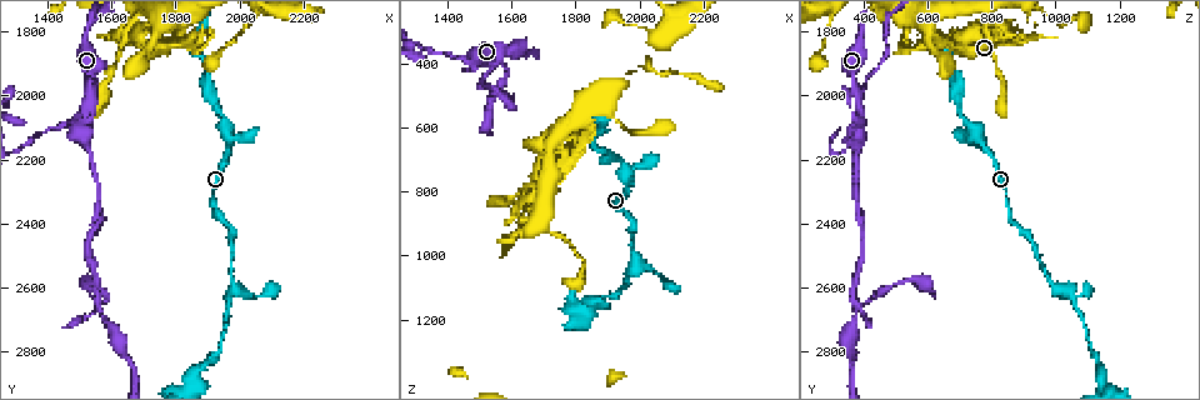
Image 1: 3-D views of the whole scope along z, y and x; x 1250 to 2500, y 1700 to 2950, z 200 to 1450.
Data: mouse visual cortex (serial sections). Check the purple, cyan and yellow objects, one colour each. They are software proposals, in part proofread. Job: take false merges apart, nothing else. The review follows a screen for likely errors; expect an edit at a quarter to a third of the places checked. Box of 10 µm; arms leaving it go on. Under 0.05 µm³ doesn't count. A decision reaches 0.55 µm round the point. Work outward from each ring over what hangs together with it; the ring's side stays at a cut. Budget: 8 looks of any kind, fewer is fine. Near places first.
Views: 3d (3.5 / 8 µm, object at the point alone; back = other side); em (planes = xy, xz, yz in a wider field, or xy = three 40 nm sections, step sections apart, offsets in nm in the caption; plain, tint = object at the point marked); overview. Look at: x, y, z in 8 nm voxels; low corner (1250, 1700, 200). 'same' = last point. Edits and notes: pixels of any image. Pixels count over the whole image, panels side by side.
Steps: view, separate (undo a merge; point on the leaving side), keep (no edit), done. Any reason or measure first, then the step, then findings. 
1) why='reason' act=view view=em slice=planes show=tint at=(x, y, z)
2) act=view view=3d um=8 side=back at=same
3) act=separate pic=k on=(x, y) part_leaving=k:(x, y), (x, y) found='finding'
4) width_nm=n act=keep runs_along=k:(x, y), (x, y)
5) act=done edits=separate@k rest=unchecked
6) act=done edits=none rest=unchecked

why='thick turns thin' act=view view=3d um=3.5 at=(1730, 1840, 620)

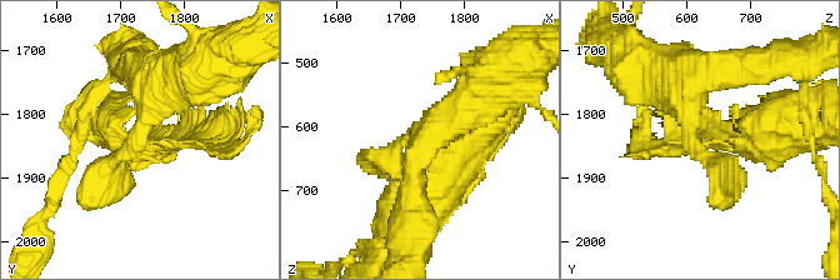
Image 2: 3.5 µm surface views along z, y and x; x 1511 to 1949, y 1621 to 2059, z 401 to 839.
arm_widths_nm=200,300 why='shape alone is not enough' act=view view=em slice=xy step=1 show=plain at=(1735, 1850, 620)

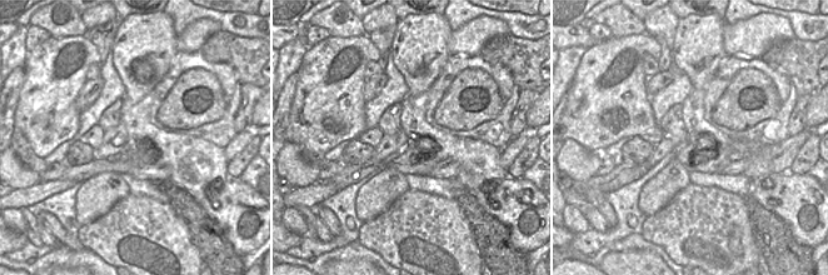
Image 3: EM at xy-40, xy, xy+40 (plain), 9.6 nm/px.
why='where the object lies' act=view view=em slice=xy step=1 show=tint at=same

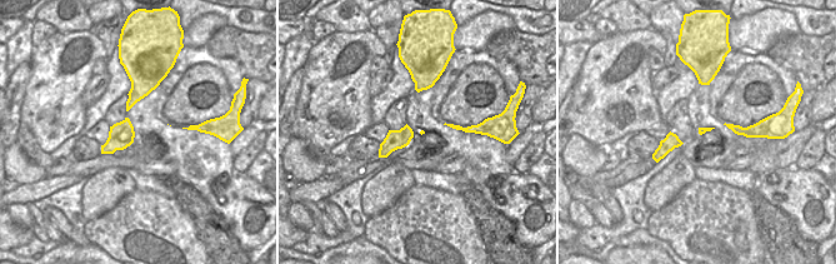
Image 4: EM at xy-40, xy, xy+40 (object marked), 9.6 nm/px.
act=keep runs_along=2:(433, 209), (421, 138), (371, 160) found='one cell here'

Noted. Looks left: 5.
why='three arms meet' act=view view=3d um=3.5 at=(1490, 2090, 380)

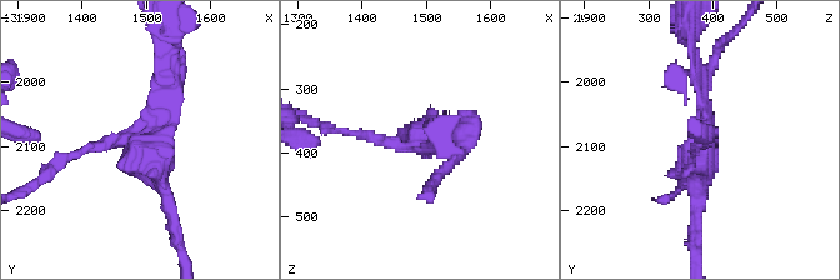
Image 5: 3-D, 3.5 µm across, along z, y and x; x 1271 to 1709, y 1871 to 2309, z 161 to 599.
arms=3 arm_widths_nm=150,200,200 why='need the tissue' act=view view=em slice=xy step=1 show=tint at=(1495, 2090, 380)

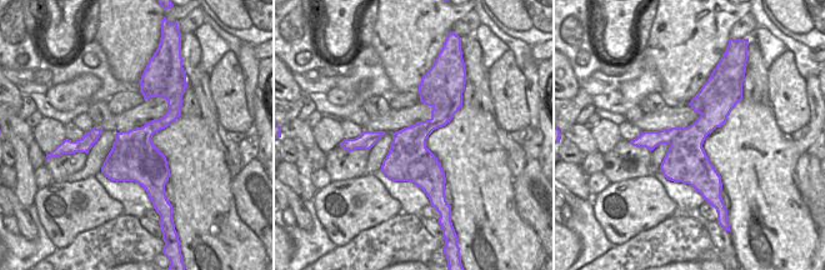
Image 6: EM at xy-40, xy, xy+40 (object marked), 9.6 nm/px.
width_nm=420 act=separate pic=5 on=(170, 154) found='two cells meet here'

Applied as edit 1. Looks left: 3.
act=view view=overview

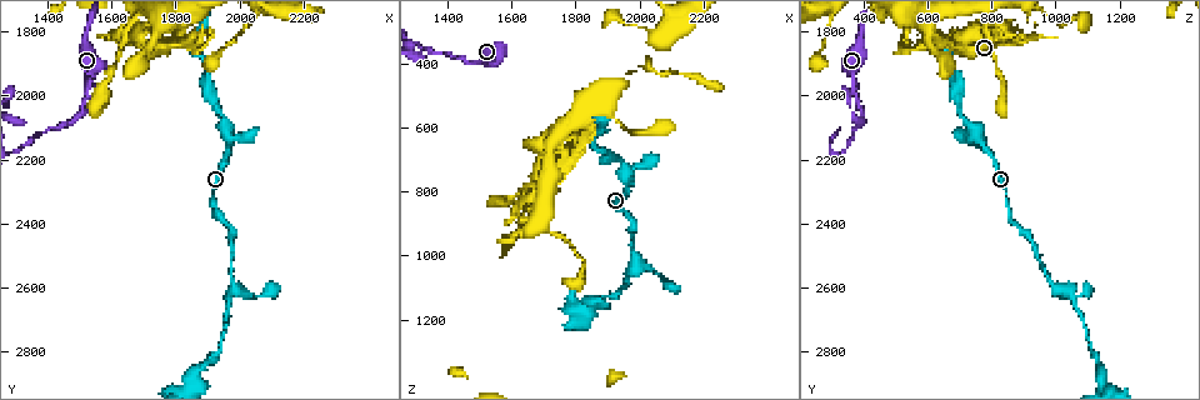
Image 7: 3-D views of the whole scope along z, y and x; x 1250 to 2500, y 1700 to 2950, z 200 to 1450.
why='abrupt turn' act=view view=3d um=3.5 side=back at=(1960, 2130, 750)

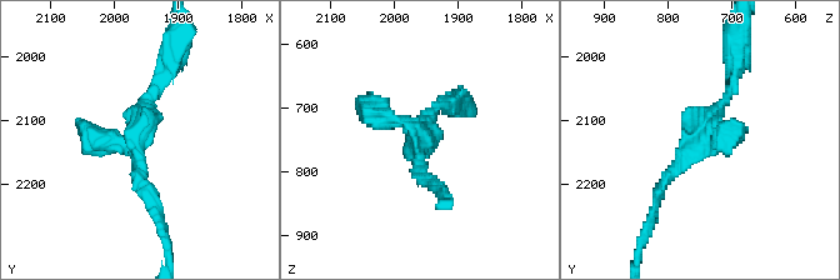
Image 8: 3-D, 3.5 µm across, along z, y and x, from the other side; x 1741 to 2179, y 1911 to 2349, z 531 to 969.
act=view view=em slice=xy step=3 show=tint at=(1960, 2125, 750)

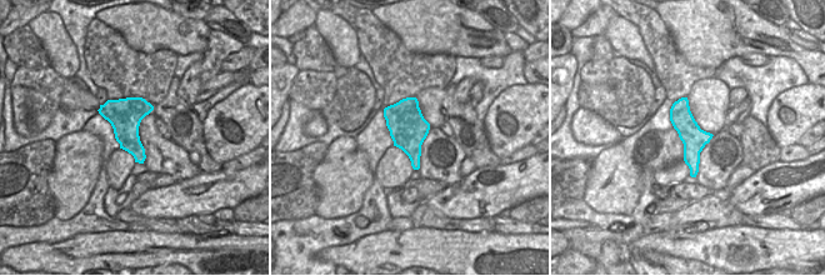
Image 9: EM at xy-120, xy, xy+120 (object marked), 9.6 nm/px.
act=keep runs_along=8:(653, 208), (733, 74) found='one cell here'

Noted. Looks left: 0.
act=done edits=separate@5 rest=unchecked

